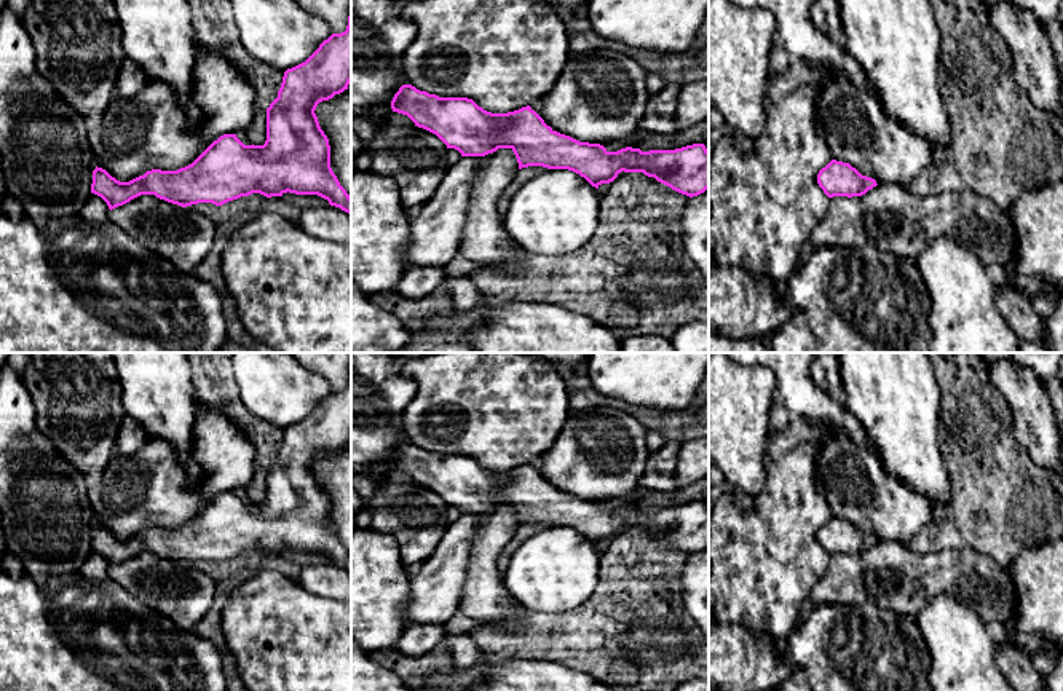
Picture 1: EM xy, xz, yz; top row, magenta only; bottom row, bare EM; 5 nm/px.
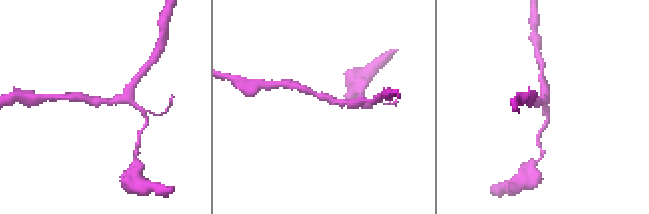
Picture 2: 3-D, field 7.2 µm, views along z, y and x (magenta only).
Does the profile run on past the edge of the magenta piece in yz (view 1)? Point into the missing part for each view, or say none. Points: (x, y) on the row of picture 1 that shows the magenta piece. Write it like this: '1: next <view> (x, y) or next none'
1: next none

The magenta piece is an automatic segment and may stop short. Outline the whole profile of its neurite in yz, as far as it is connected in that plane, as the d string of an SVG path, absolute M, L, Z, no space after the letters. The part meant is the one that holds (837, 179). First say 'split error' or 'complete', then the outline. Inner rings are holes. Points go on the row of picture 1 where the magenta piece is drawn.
complete; M832 160L825 168L819 171L817 184L828 198L862 196L878 185L875 179L862 176L849 163L836 160Z

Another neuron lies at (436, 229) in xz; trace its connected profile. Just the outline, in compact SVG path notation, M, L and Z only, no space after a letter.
M461 156L449 166L434 193L412 212L404 268L445 267L460 251L480 156Z

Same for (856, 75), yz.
M729 0L739 8L761 8L774 18L773 49L784 49L792 59L811 59L867 91L879 101L865 70L846 51L827 38L812 21L816 0Z

